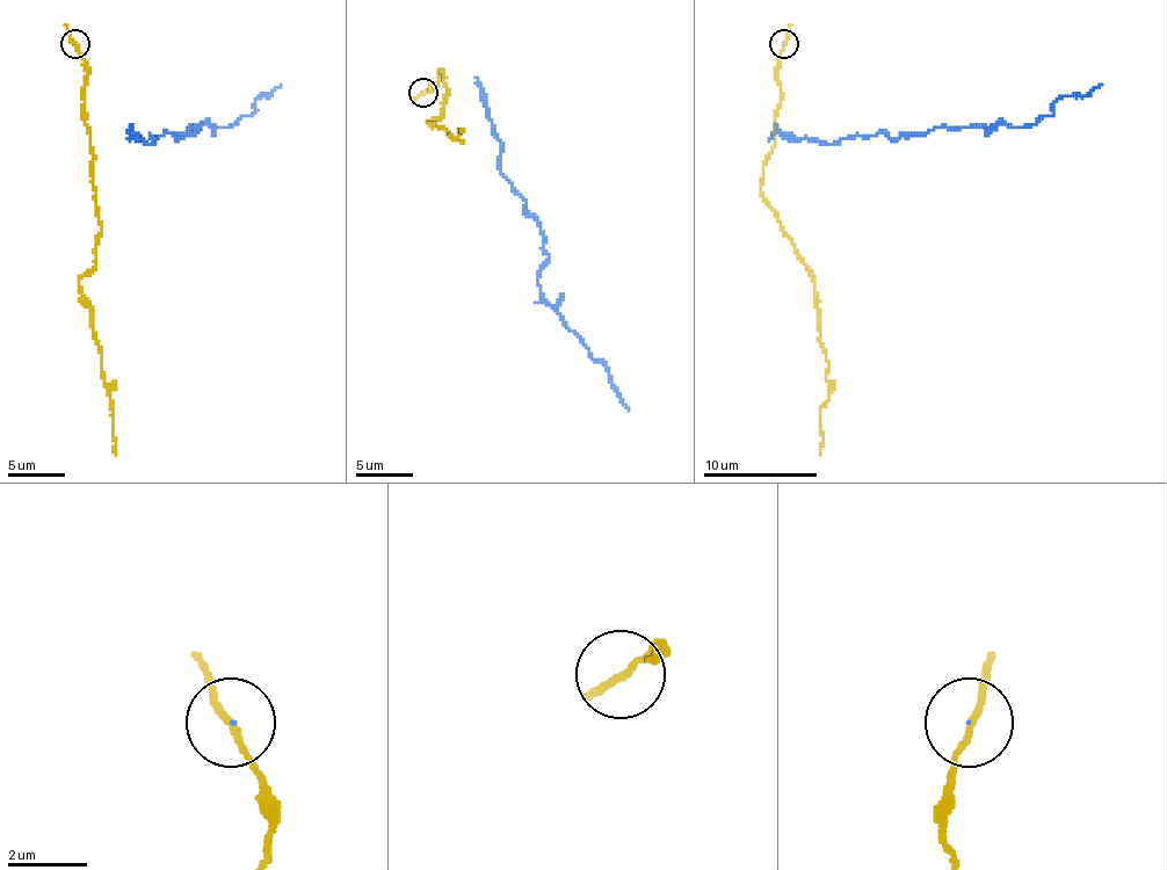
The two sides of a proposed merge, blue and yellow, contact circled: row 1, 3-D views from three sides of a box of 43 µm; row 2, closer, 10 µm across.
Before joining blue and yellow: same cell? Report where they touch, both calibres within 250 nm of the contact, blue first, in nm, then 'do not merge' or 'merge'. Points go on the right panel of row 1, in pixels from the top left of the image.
place (783, 44); calibres 30 and 150 nm; do not merge

